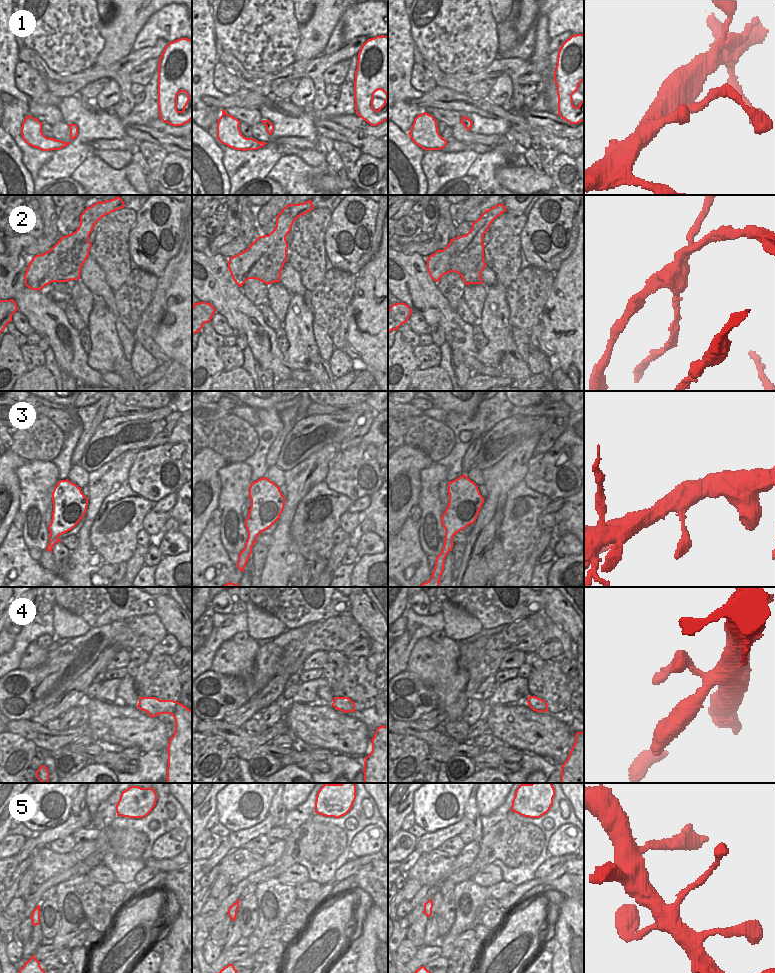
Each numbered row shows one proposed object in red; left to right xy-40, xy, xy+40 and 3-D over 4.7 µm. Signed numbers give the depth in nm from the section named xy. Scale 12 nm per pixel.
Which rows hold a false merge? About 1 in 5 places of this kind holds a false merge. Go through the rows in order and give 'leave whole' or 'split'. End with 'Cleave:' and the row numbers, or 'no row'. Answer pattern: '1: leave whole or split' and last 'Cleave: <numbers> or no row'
1: leave whole
2: split
3: leave whole
4: leave whole
5: leave whole
Cleave: 2

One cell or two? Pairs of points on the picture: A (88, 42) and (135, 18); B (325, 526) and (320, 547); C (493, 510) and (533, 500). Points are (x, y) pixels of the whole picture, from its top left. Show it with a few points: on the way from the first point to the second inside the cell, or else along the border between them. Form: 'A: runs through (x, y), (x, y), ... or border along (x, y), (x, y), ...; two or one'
A: border along (102, 22), (99, 34), (104, 46), (96, 58); two
B: runs through (320, 531), (320, 542); one
C: border along (513, 487), (507, 494), (503, 519), (498, 531); two

